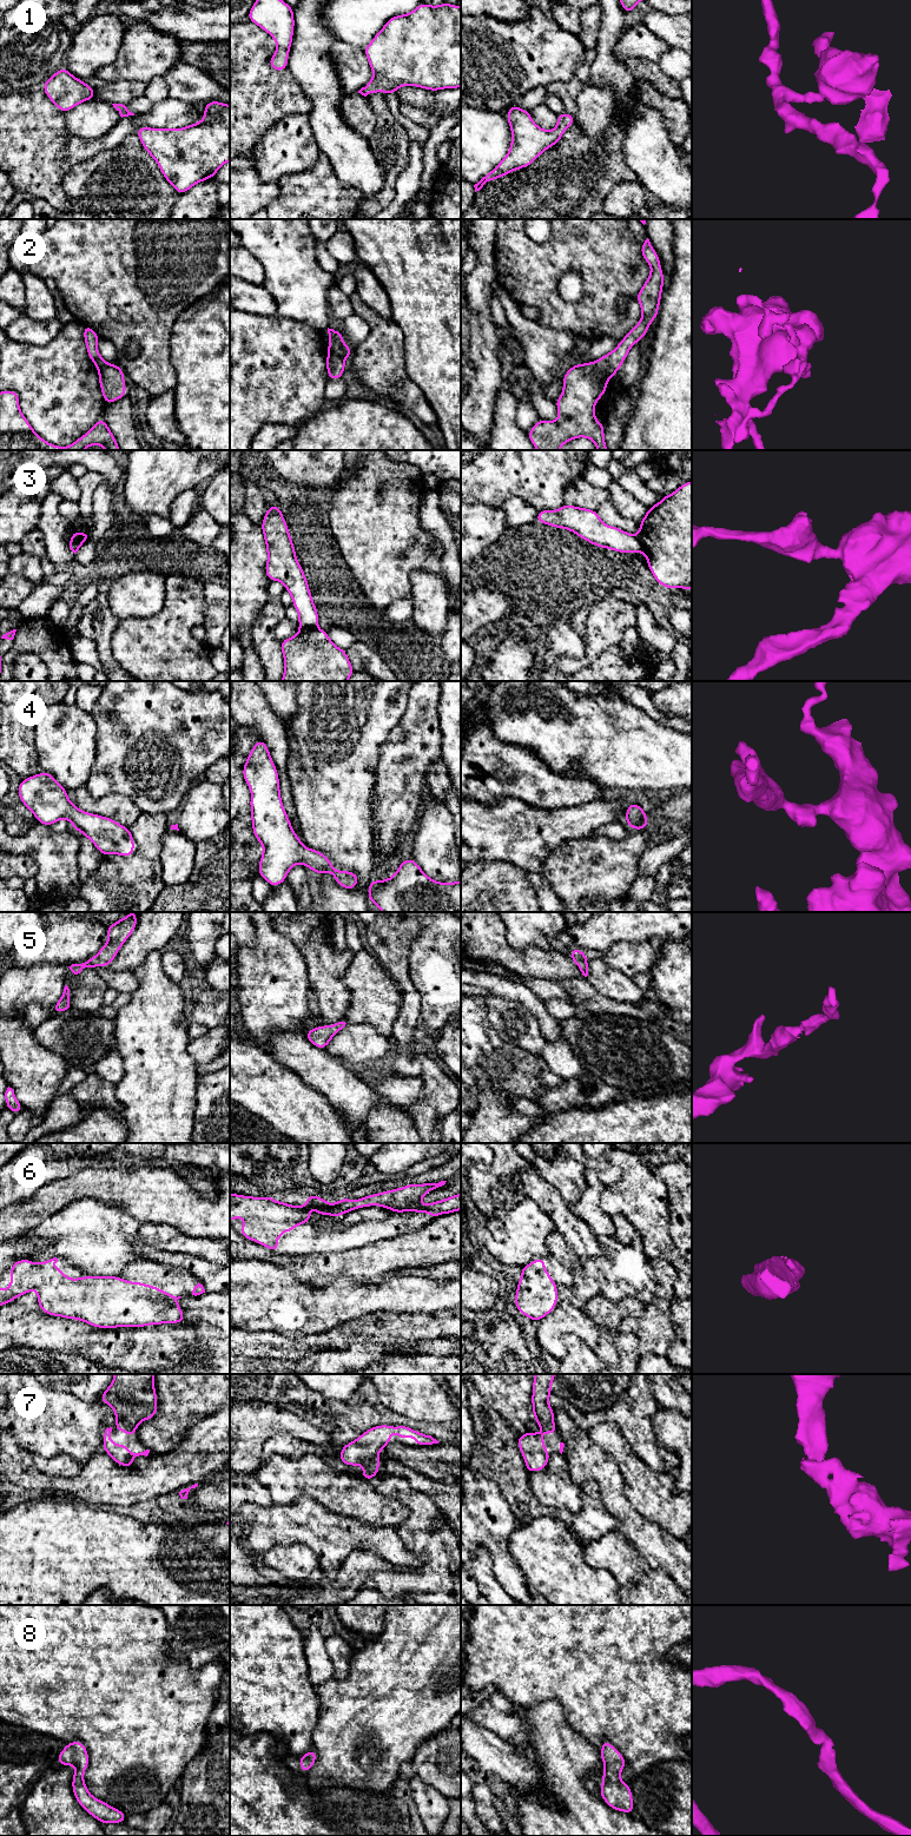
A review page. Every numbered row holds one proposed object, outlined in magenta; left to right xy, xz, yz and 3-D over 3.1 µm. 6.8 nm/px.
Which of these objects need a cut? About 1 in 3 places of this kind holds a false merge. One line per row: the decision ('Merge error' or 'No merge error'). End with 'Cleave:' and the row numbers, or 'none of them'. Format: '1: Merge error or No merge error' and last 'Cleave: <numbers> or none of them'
1: No merge error
2: Merge error
3: Merge error
4: No merge error
5: No merge error
6: No merge error
7: No merge error
8: No merge error
Cleave: 2, 3

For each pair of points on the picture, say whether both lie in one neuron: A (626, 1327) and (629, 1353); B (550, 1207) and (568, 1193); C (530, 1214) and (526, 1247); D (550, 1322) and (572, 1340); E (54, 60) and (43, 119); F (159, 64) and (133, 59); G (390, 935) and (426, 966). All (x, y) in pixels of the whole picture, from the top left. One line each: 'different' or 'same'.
A: different
B: different
C: same
D: different
E: different
F: same
G: different

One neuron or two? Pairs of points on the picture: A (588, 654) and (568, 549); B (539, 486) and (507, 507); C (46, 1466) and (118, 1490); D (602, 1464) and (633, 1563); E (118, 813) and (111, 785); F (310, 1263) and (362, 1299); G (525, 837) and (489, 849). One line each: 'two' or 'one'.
A: two
B: two
C: two
D: two
E: two
F: two
G: one

